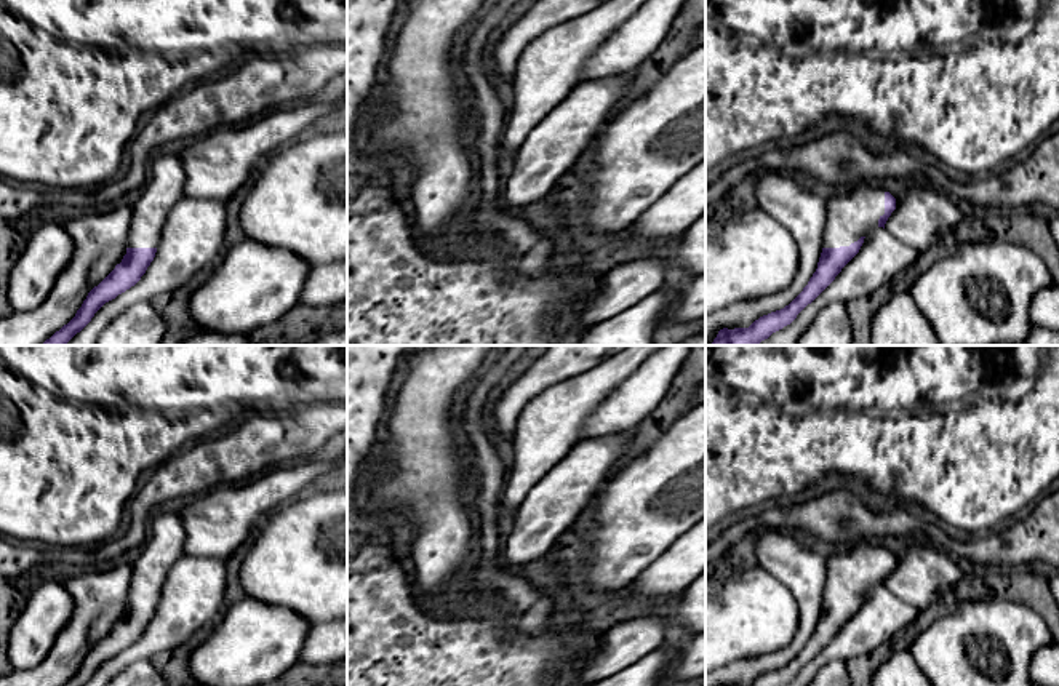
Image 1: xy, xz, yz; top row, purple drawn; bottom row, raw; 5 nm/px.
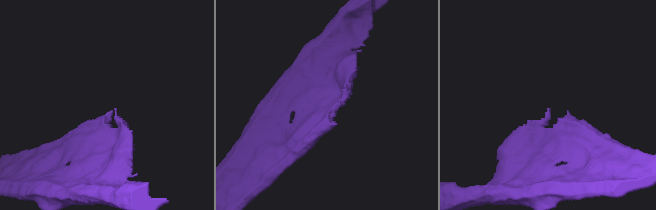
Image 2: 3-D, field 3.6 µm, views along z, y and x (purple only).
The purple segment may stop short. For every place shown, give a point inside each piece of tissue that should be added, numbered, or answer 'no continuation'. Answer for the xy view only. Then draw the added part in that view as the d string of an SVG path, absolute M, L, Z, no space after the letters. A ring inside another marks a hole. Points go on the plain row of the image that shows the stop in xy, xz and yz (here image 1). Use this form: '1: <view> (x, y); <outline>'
1: xy (165, 544); M178 513L150 518L141 555L131 563L128 606L158 606L171 566L186 556L186 529Z

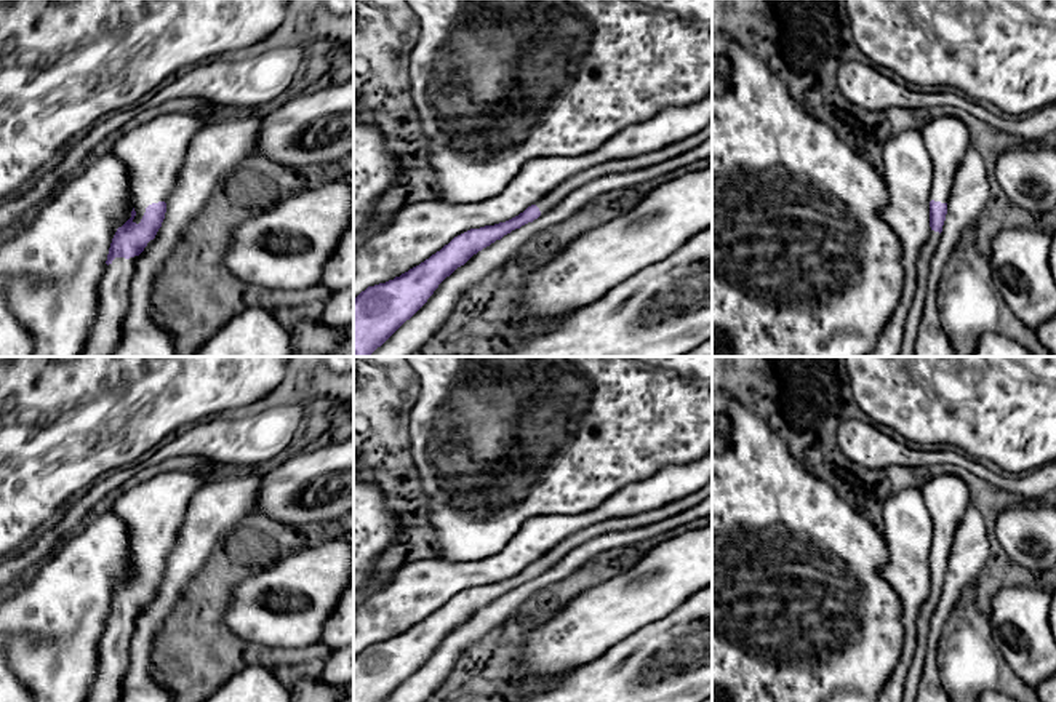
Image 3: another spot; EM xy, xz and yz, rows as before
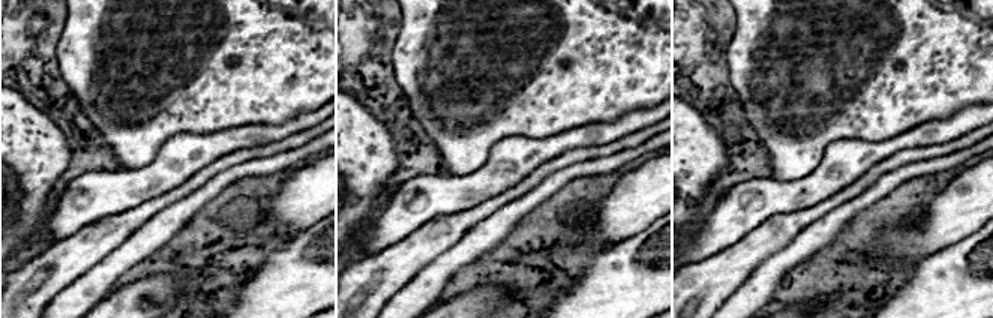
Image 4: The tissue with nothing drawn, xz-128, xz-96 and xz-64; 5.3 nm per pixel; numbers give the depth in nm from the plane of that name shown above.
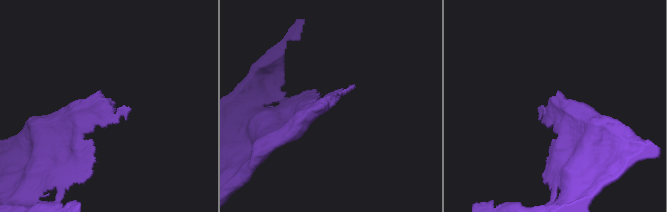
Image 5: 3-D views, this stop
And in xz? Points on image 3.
1: xz (652, 517); M712 478L702 488L691 493L690 496L666 504L662 507L658 507L654 510L648 510L645 513L637 513L632 517L614 517L611 520L602 520L598 523L586 526L560 540L555 547L541 555L534 563L539 566L541 572L544 572L554 564L557 564L568 552L600 534L656 525L661 520L667 520L670 517L683 513L685 510L707 499L710 494L712 494Z

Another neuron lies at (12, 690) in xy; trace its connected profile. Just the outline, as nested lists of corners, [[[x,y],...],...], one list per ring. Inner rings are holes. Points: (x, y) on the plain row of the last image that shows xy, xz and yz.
[[[0,635],[0,702],[32,702],[32,692],[10,664],[10,641],[5,635]]]

